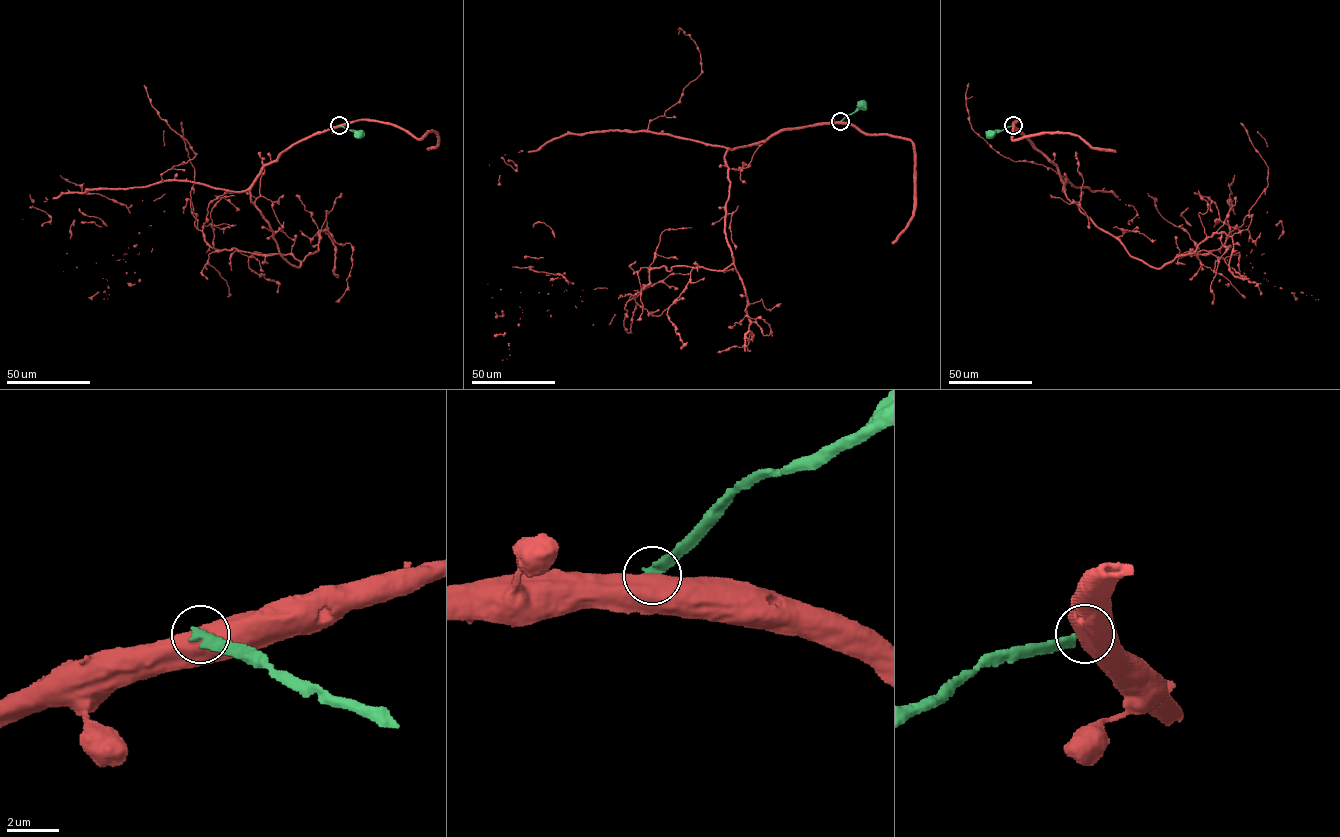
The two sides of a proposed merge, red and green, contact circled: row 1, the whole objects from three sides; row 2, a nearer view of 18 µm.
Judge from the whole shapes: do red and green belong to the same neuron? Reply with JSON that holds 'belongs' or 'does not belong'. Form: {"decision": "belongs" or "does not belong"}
{"decision": "does not belong"}

